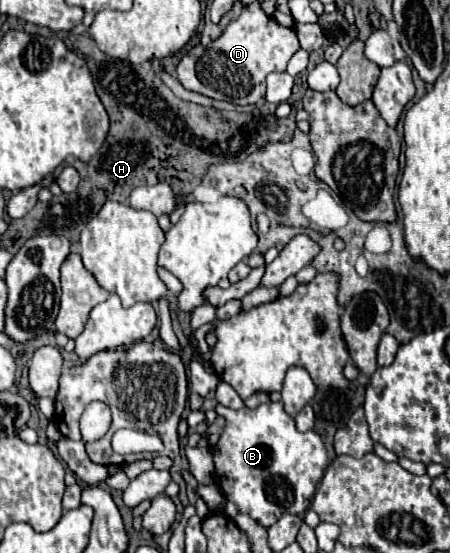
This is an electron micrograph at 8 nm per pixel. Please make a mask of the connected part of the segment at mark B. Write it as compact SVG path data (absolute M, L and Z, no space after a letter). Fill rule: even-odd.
M267 402L257 408L243 406L241 410L217 406L217 414L225 416L227 424L217 446L213 446L213 460L217 486L227 500L263 528L273 526L285 512L303 516L327 468L321 436L315 430L299 432L281 402Z

